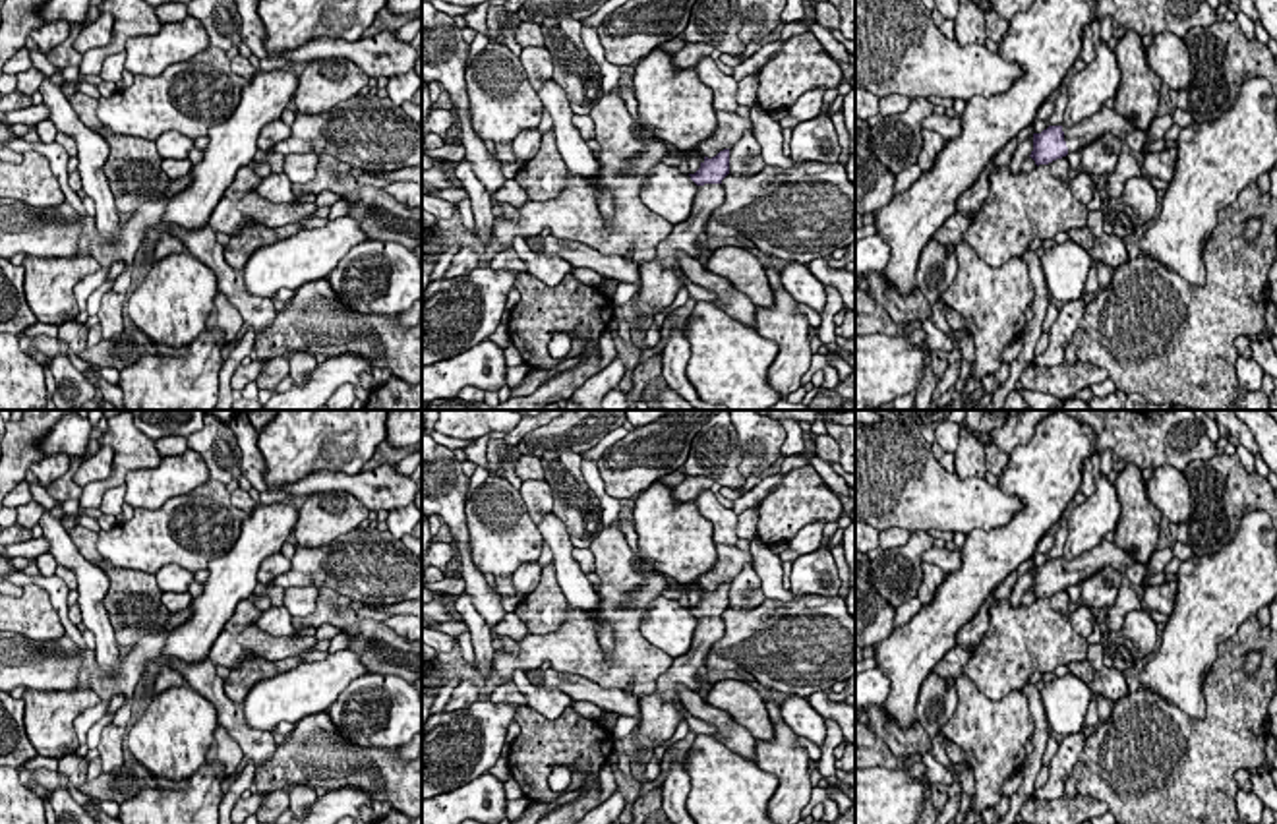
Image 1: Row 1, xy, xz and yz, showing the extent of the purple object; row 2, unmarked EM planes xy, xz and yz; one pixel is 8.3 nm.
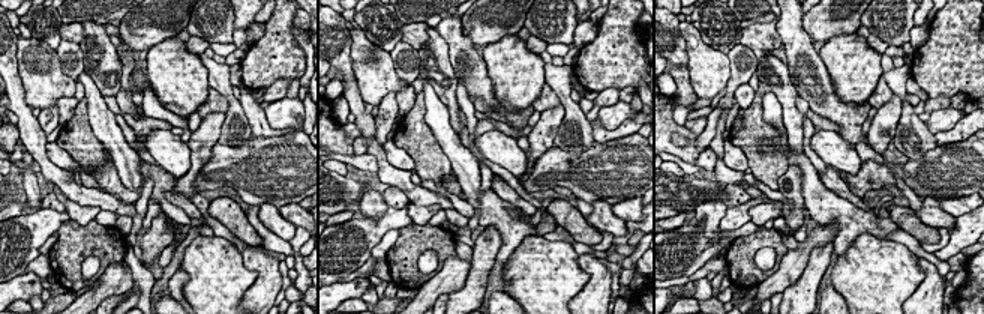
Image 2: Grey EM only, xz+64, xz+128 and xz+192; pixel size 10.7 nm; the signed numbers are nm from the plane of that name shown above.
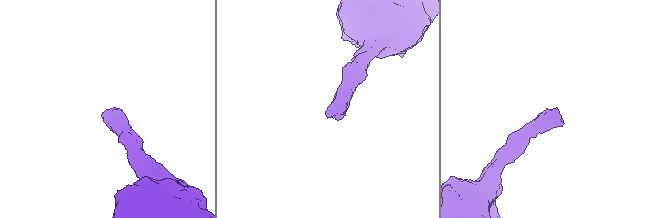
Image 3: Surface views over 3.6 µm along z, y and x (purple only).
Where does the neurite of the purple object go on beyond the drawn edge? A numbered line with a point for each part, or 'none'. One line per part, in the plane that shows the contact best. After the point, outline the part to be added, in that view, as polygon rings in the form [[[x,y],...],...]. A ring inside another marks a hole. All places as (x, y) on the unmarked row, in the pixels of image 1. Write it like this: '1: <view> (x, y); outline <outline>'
1: yz (1107, 554); outline [[[1101,542],[1091,551],[1085,551],[1072,561],[1062,559],[1068,586],[1080,584],[1105,567],[1113,567],[1122,574],[1134,563],[1136,559],[1132,553],[1120,549],[1114,542]]]

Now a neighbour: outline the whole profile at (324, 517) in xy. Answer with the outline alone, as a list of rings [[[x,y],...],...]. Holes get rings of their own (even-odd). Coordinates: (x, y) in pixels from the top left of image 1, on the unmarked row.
[[[312,493],[298,509],[292,542],[302,547],[331,544],[339,536],[356,530],[368,515],[370,511],[350,493]]]

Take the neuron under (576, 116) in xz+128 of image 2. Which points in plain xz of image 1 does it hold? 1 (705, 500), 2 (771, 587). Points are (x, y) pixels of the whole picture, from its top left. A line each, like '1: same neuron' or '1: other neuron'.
1: same neuron
2: other neuron

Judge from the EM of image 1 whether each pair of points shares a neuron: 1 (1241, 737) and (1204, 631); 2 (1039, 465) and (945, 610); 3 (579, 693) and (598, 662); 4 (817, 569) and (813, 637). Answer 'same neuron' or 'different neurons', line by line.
1: different neurons
2: same neuron
3: different neurons
4: different neurons

